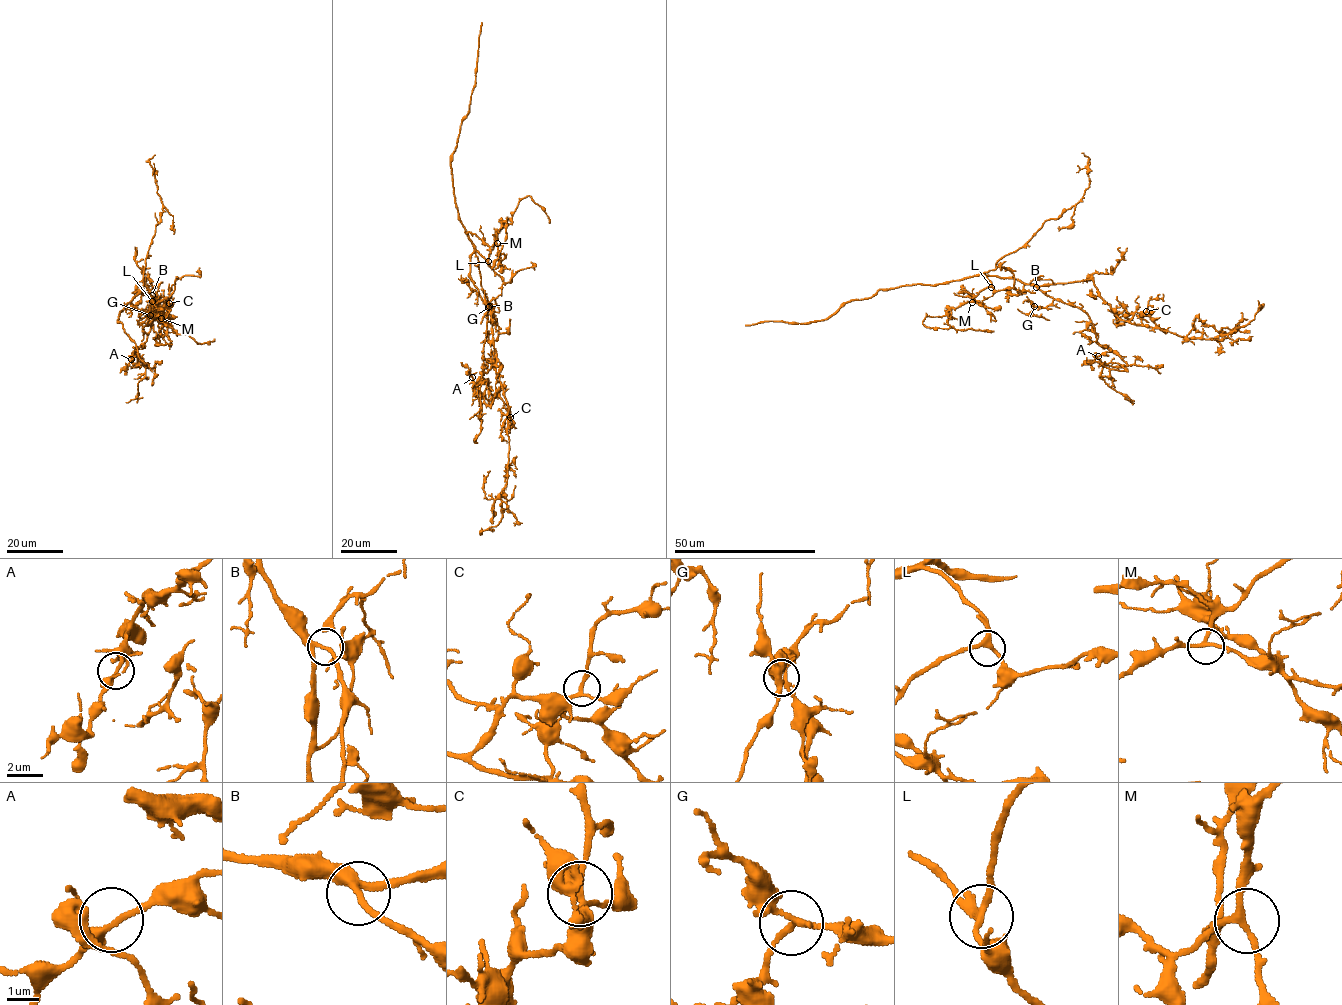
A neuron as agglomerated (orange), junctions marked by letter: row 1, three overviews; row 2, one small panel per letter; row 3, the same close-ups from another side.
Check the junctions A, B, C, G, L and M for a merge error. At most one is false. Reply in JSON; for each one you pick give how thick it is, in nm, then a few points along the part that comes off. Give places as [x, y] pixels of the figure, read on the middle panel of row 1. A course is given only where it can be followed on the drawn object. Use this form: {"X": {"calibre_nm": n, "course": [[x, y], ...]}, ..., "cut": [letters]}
{"cut": []}

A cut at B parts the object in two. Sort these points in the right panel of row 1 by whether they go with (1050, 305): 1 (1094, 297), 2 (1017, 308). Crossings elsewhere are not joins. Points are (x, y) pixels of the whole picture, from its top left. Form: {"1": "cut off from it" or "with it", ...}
{"1": "cut off from it", "2": "with it"}

